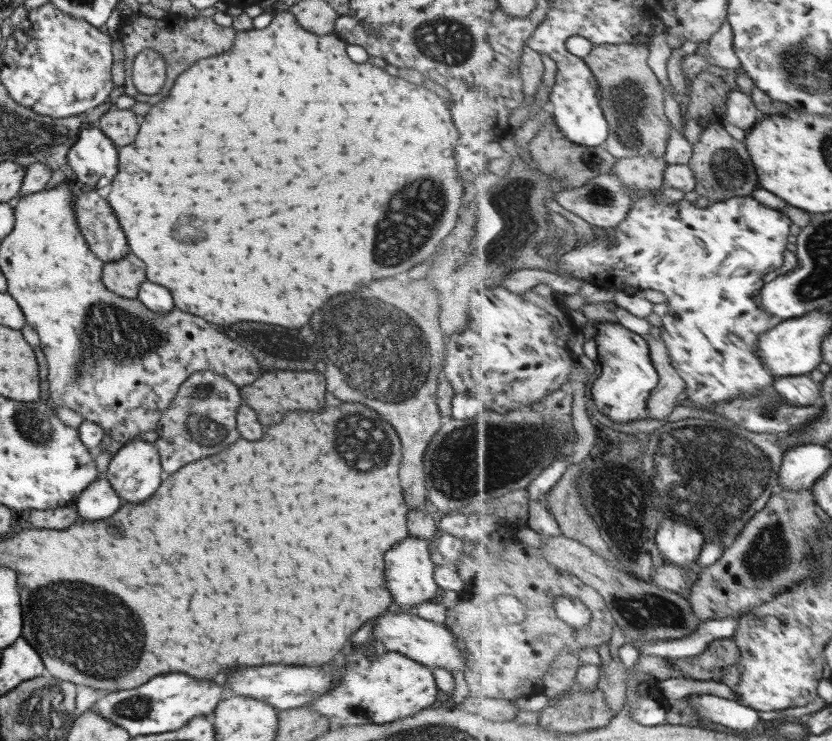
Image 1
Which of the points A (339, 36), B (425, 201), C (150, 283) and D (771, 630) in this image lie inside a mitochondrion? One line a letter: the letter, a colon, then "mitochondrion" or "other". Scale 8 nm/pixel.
A: other
B: mitochondrion
C: other
D: other

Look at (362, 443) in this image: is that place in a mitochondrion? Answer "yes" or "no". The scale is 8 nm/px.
yes

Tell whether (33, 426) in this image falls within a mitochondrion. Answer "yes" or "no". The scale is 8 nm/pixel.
yes

